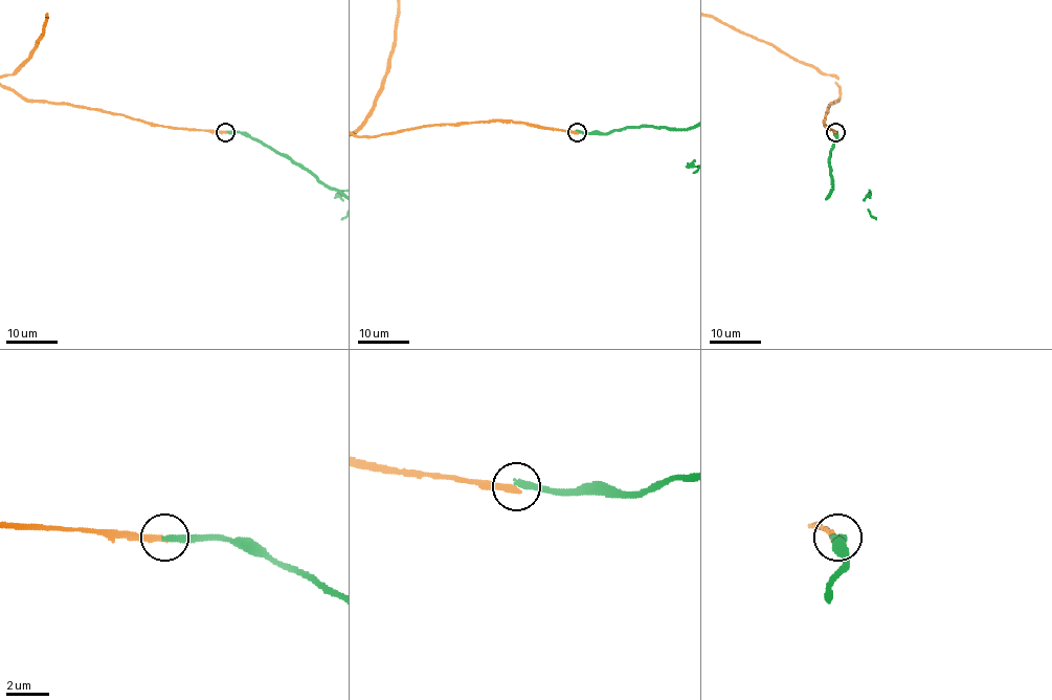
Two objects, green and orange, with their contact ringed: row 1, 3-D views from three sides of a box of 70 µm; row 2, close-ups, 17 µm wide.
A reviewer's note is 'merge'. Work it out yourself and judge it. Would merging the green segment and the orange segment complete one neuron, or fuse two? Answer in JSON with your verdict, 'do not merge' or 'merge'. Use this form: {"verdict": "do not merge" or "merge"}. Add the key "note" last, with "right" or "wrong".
{"verdict": "do not merge", "note": "wrong"}

